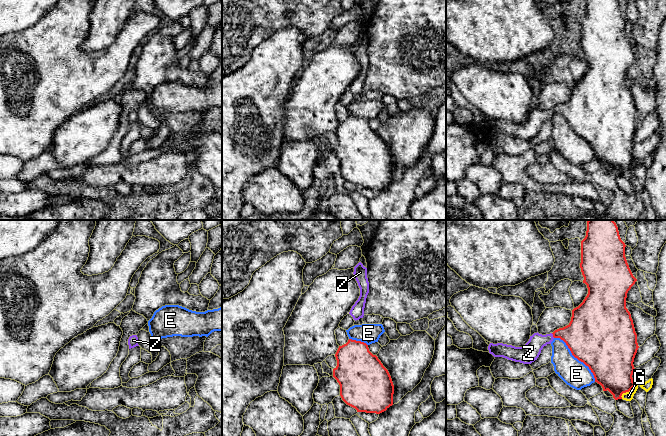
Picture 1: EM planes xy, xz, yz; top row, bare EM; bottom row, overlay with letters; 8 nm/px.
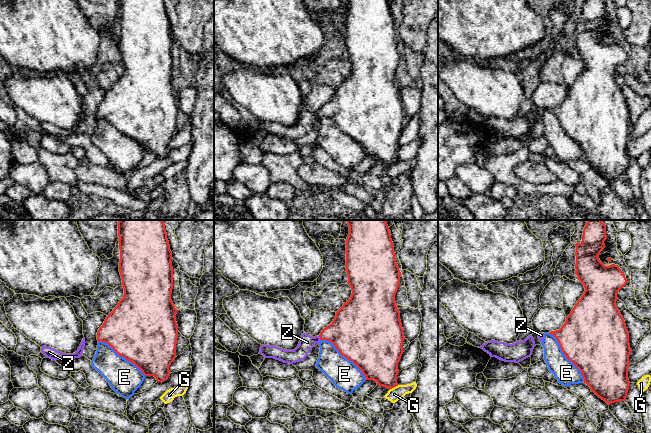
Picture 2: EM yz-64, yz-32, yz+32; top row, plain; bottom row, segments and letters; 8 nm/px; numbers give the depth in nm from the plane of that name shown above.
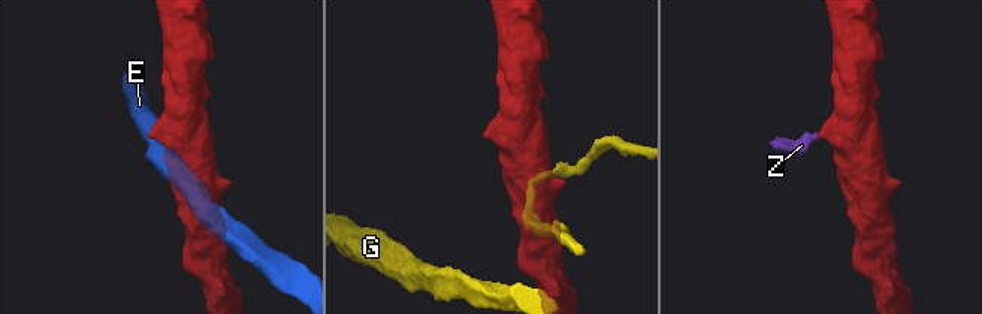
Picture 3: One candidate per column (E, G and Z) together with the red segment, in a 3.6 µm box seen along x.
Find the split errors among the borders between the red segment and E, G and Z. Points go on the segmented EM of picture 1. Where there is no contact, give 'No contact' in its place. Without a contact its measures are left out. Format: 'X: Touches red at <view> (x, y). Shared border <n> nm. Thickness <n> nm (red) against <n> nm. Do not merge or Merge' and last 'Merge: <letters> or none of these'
E: Touches red at yz (576, 357). Shared border 480 nm. Thickness 500 nm (red) against 220 nm. Do not merge
G: Touches red at yz (626, 391). Shared border 160 nm. Thickness 340 nm (red) against 80 nm. Do not merge
Z: Touches red at yz (553, 335). Shared border 50 nm. Thickness 320 nm (red) against 150 nm. Merge
Merge: Z

